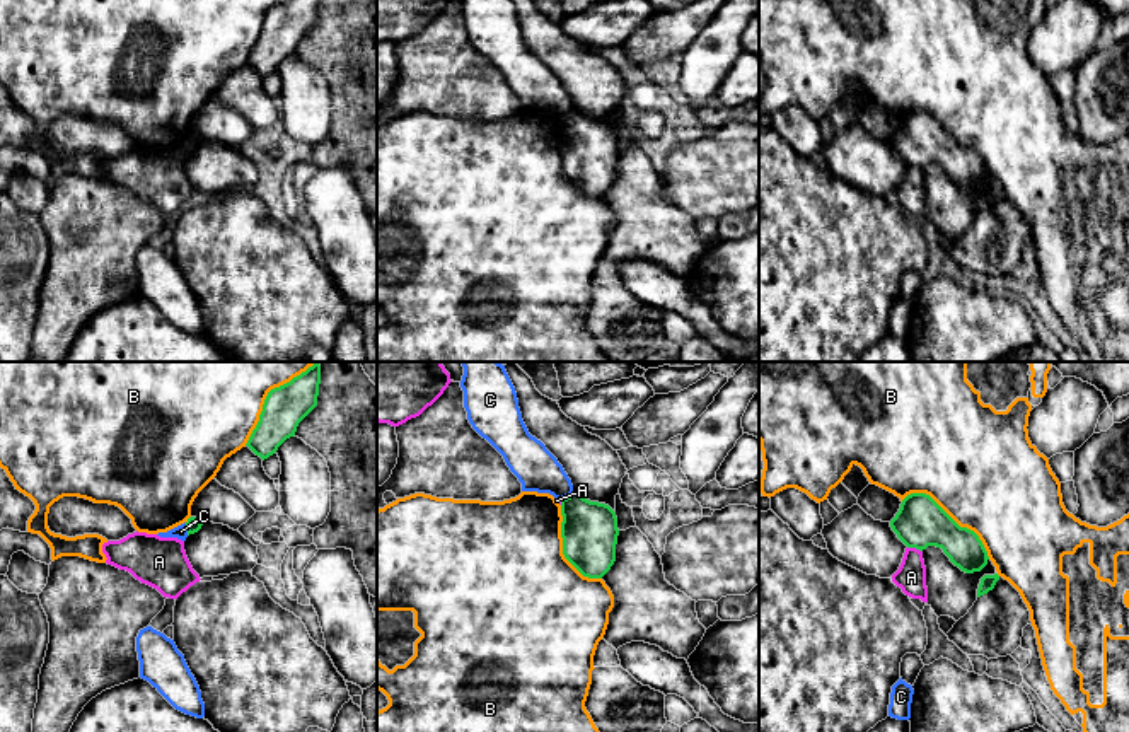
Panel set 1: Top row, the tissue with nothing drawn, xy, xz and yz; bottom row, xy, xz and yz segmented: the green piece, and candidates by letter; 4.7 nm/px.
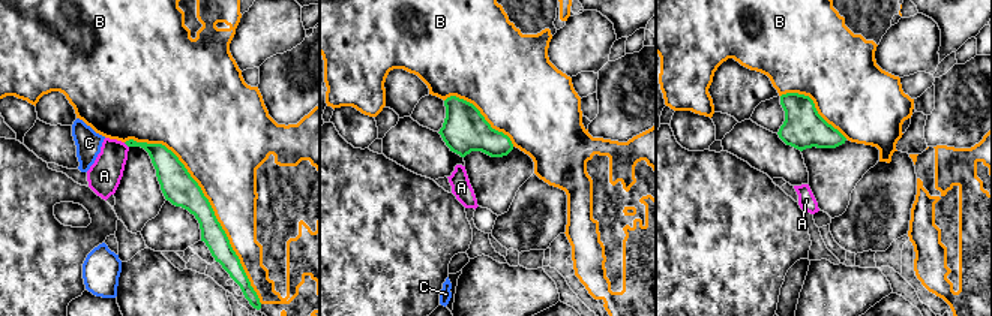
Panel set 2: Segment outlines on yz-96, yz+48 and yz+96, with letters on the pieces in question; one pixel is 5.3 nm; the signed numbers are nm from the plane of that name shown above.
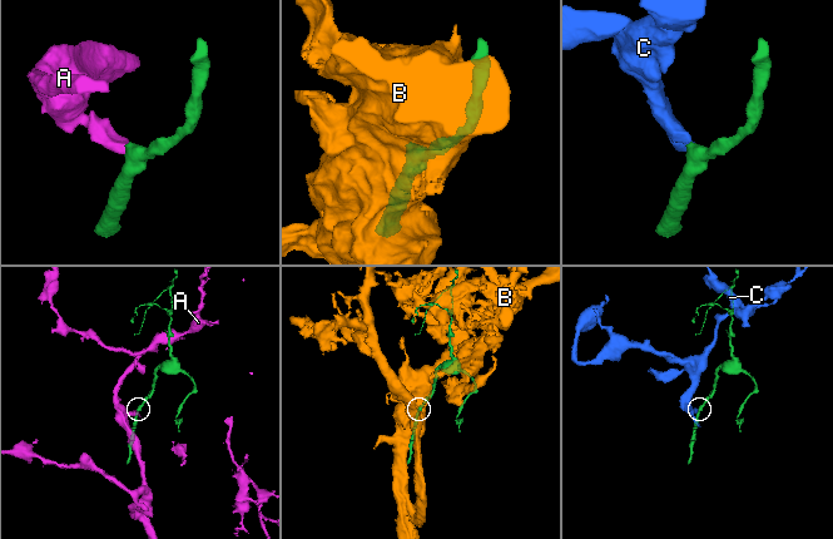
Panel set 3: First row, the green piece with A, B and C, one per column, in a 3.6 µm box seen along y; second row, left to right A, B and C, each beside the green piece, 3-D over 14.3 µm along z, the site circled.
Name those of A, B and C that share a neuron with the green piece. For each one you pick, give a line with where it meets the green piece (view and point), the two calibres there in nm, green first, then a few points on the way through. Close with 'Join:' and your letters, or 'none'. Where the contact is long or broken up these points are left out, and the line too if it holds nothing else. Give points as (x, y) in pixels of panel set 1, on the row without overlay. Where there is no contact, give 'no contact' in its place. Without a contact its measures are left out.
Join: none

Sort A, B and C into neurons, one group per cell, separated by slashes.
A / B / C

